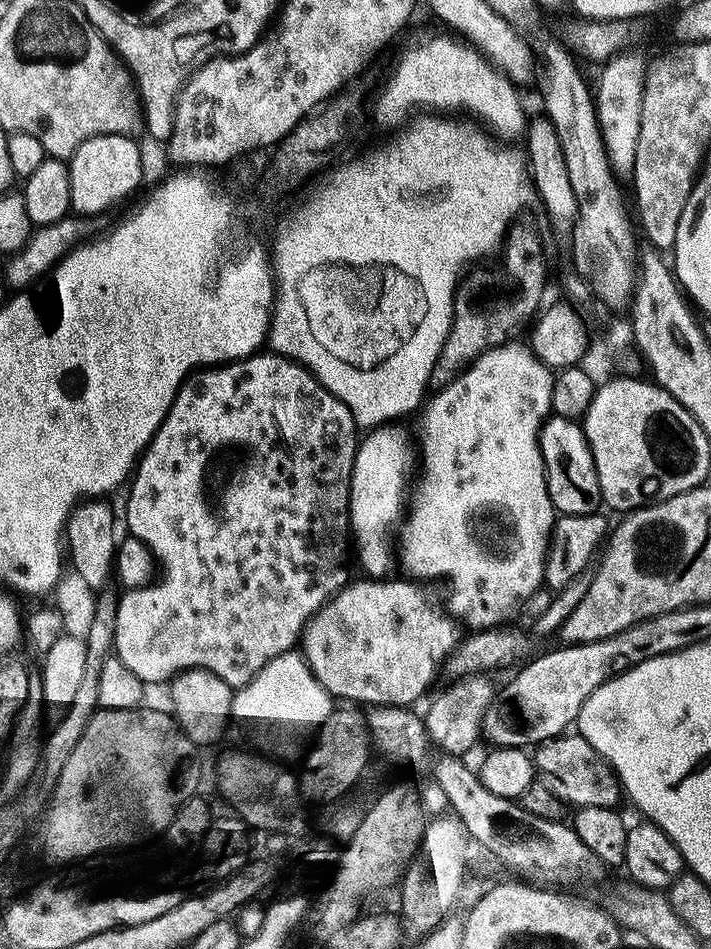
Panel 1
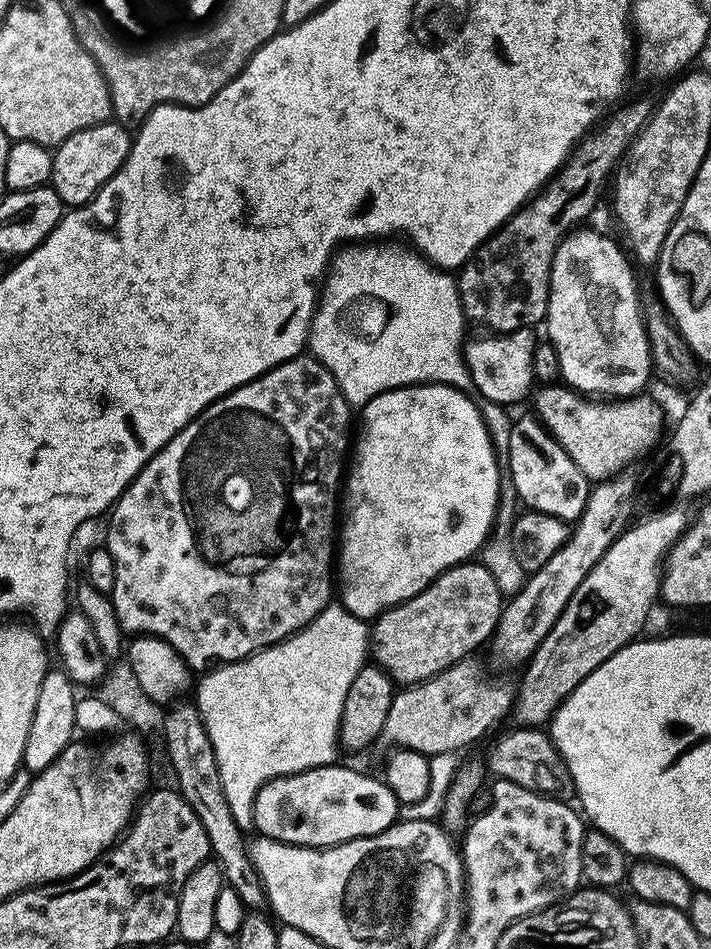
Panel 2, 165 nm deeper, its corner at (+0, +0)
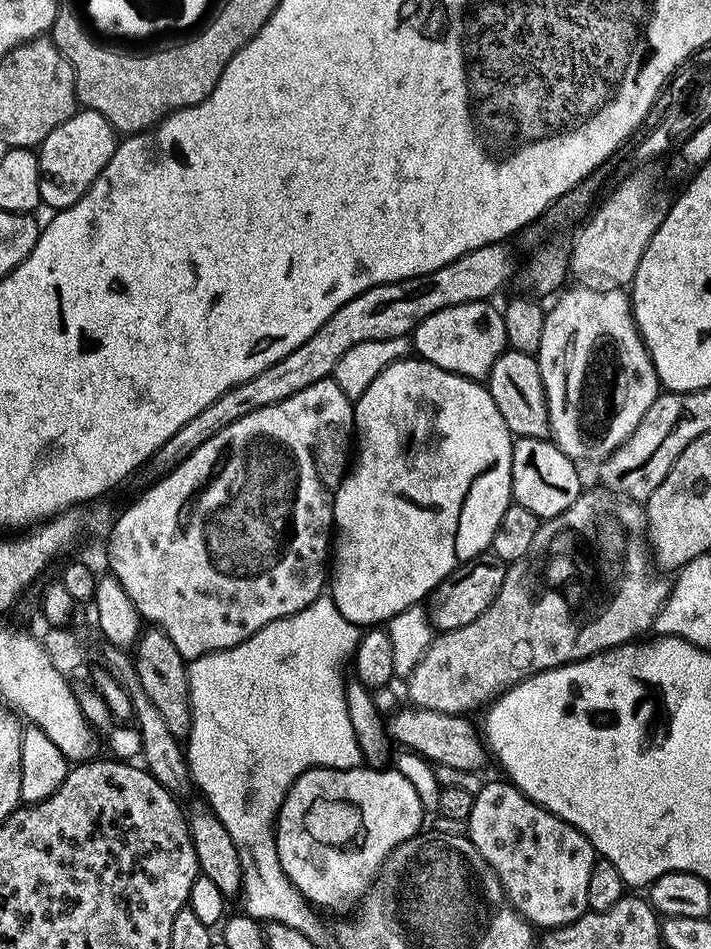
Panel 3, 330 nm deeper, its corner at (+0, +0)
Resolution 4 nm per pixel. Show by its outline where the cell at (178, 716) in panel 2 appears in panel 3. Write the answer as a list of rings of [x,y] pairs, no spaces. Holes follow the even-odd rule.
[[[148,631],[134,645],[138,682],[141,683],[142,690],[146,690],[146,695],[155,709],[162,714],[162,720],[166,722],[170,734],[177,738],[187,737],[192,729],[192,703],[188,701],[188,664],[164,632]]]

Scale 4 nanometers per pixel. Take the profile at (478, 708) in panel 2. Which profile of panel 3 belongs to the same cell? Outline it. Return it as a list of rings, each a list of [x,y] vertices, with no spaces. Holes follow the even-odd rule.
[[[603,486],[595,487],[590,489],[589,492],[588,489],[581,491],[578,499],[569,508],[562,510],[562,514],[541,523],[538,534],[532,543],[532,551],[524,559],[511,561],[507,565],[508,573],[502,582],[502,590],[498,590],[494,602],[490,606],[486,606],[486,610],[482,610],[482,614],[478,614],[478,618],[474,618],[474,622],[466,622],[466,626],[458,626],[449,632],[440,632],[433,635],[427,650],[421,656],[421,660],[414,666],[412,672],[406,676],[408,696],[412,699],[409,701],[415,707],[438,710],[451,716],[472,714],[468,712],[474,711],[475,708],[481,707],[480,709],[483,709],[491,704],[496,697],[502,695],[503,692],[508,691],[515,684],[521,684],[526,678],[530,678],[534,674],[545,672],[551,668],[561,668],[563,664],[573,664],[576,660],[585,660],[595,656],[597,652],[606,652],[610,648],[619,648],[621,644],[633,643],[653,627],[660,608],[667,602],[670,580],[669,578],[667,580],[664,576],[659,576],[659,574],[664,574],[657,571],[650,559],[650,545],[646,535],[648,521],[645,509],[637,501],[630,500],[626,496],[617,496],[615,492],[609,492]]]

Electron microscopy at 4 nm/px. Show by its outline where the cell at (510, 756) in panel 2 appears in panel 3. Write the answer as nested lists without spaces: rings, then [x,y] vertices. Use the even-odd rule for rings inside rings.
[[[415,706],[400,708],[386,720],[389,737],[401,745],[401,749],[415,752],[433,765],[453,768],[456,772],[476,772],[487,760],[490,753],[481,733],[463,715],[451,716],[438,710],[426,710]]]

